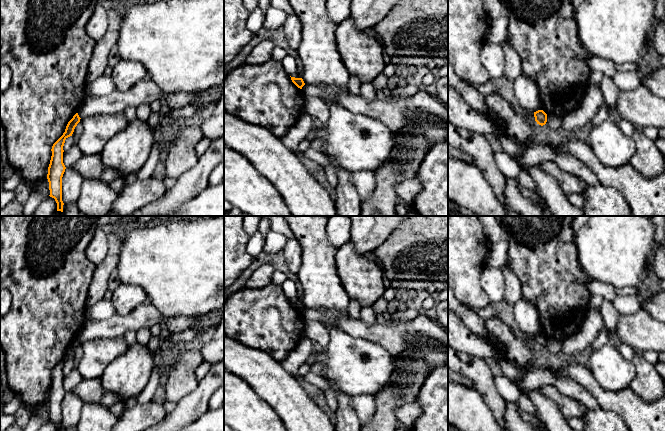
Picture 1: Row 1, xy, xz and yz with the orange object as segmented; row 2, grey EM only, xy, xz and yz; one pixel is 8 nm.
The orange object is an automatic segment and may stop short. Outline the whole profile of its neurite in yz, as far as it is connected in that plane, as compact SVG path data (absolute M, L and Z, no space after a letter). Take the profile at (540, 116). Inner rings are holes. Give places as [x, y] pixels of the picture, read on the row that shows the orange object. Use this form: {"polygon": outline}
{"polygon": "M543 110L534 112L535 121L537 124L543 126L547 122L547 114Z"}

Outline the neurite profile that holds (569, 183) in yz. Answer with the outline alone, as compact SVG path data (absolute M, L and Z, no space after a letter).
M545 161L537 165L542 171L552 175L560 186L560 189L568 196L573 193L583 194L588 186L577 176L562 170L555 162Z

